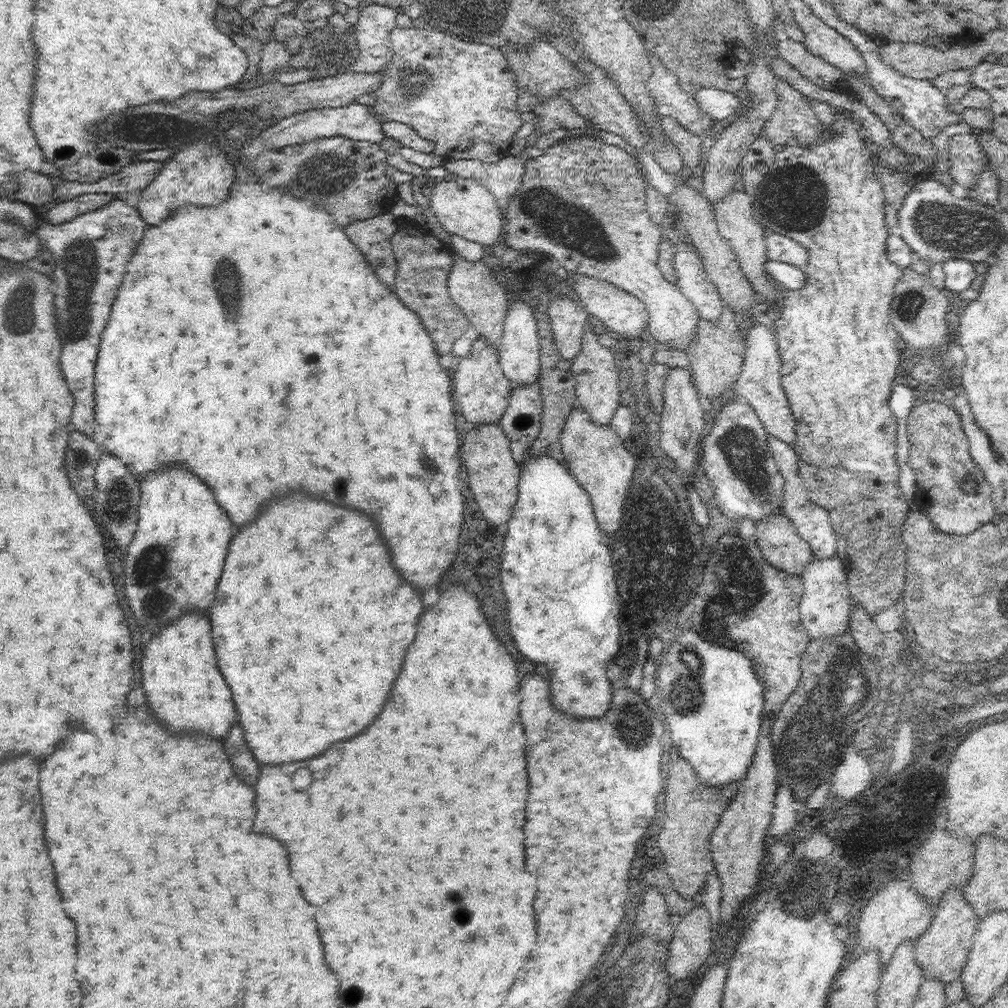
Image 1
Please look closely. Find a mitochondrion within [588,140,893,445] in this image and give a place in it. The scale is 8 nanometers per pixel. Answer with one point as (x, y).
(802, 209)

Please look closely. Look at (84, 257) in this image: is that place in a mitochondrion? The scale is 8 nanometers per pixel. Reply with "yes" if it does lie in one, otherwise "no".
yes

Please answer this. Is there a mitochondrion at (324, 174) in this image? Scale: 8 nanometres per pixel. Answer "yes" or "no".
yes

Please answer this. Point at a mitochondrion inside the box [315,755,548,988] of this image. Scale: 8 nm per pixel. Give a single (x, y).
(461, 914)

